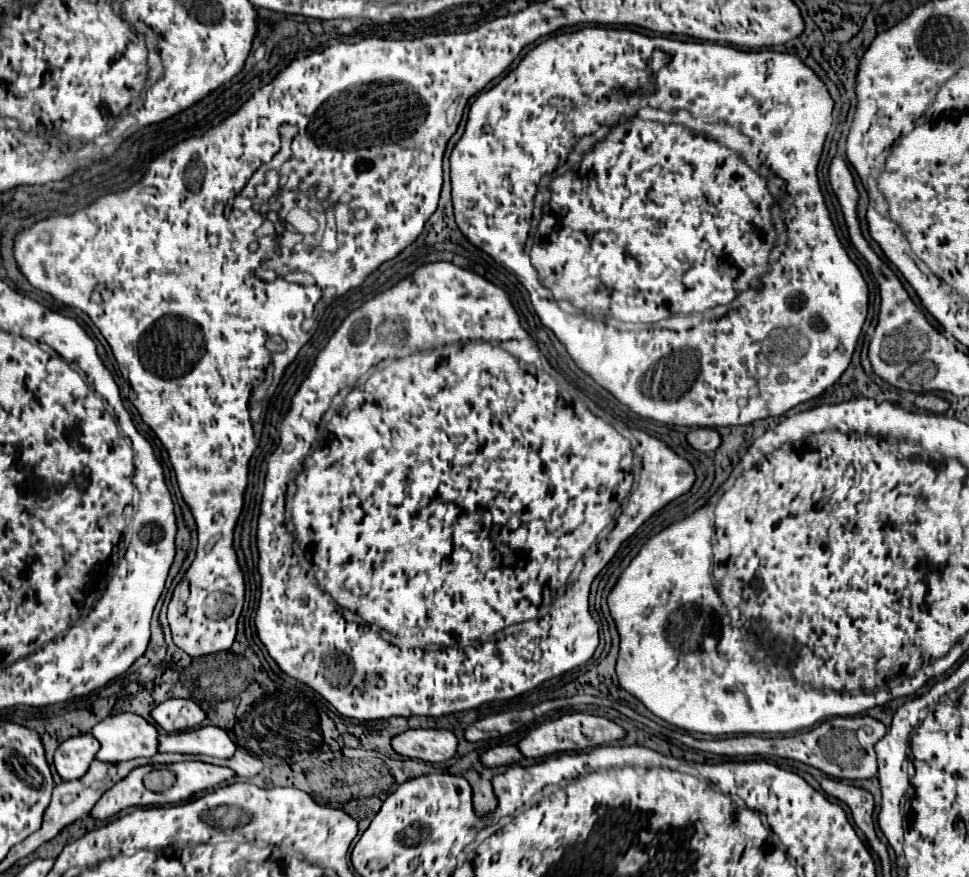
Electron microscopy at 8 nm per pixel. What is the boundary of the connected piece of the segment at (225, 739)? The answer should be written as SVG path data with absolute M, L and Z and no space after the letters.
M201 727L193 731L181 733L161 733L157 737L159 753L201 753L209 757L229 759L233 757L237 745L229 739L229 735L221 727Z

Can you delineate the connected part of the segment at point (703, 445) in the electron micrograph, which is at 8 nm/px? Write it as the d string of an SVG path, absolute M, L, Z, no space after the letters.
M695 429L687 435L687 441L699 451L713 453L721 445L721 435L715 429Z

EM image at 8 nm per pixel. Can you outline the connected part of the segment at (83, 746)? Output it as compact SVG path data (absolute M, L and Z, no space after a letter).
M79 735L63 741L53 757L53 765L61 779L73 781L79 779L95 759L95 753L99 751L99 743L95 737L89 735Z

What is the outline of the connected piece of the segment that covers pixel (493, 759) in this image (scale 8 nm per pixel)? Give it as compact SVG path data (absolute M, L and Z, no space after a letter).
M499 745L499 747L491 747L485 753L479 755L479 761L483 767L501 767L501 765L513 765L519 763L523 759L523 755L519 753L517 747L513 745Z

